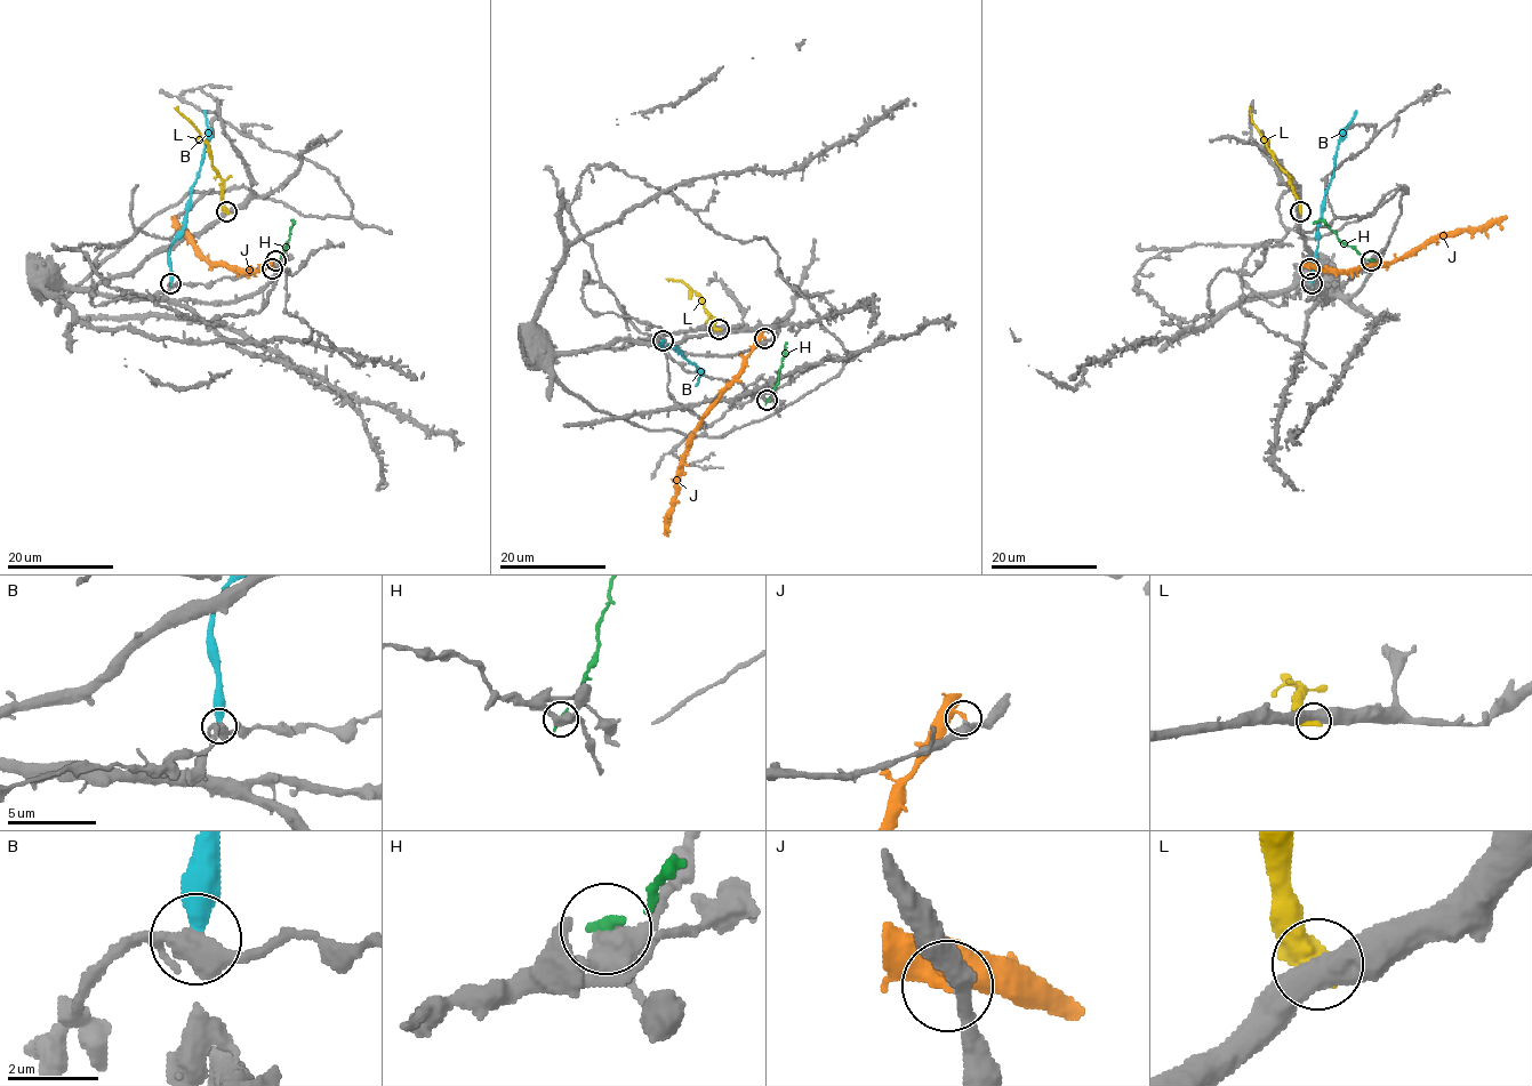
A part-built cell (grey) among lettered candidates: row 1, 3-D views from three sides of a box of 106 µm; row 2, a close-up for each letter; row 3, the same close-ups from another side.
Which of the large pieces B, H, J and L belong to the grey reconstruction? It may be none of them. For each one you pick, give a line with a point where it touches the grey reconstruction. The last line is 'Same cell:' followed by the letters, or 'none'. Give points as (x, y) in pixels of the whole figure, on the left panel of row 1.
Same cell: none

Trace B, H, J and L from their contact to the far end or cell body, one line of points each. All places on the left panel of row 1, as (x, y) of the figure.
B: (171, 283), (168, 250), (183, 226), (186, 203), (200, 166), (207, 119), (203, 111)
H: (274, 260), (286, 248), (293, 220), (295, 223)
J: (272, 268), (238, 271), (227, 266), (214, 266), (175, 222), (176, 217)
L: (227, 211), (223, 180), (213, 165), (206, 141), (174, 107)

